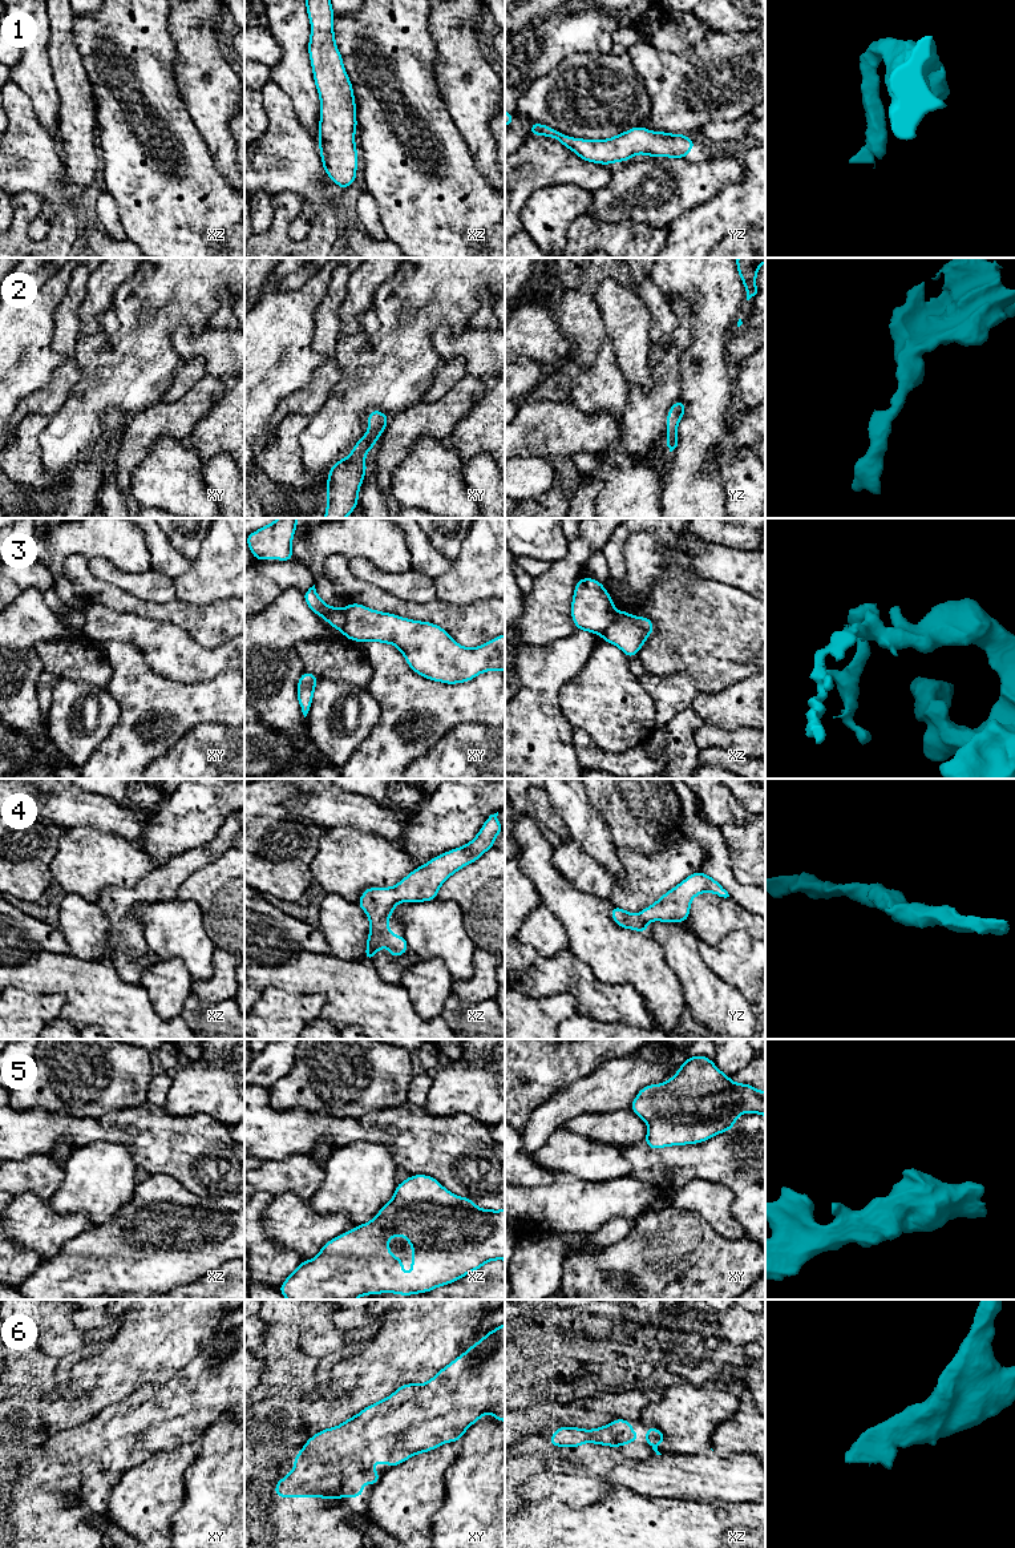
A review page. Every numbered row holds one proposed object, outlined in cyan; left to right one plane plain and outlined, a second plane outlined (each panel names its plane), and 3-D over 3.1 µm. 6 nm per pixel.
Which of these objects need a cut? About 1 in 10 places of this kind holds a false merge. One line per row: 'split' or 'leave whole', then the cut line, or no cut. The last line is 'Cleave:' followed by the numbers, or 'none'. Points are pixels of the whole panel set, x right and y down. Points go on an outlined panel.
1: leave whole; cut none
2: leave whole; cut none
3: split; cut xz (618, 613), (602, 634)
4: leave whole; cut none
5: leave whole; cut none
6: leave whole; cut none
Cleave: 3

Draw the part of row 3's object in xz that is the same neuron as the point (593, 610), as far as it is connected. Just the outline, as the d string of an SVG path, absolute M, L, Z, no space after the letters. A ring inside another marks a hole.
M589 577L579 579L575 585L570 611L577 630L594 634L603 634L618 615L603 583Z

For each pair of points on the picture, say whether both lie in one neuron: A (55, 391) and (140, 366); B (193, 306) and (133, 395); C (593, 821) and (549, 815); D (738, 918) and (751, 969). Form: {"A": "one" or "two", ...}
{"A": "two", "B": "one", "C": "two", "D": "two"}

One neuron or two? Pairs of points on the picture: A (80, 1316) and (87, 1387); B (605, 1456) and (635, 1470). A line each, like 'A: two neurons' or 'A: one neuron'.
A: two neurons
B: one neuron

